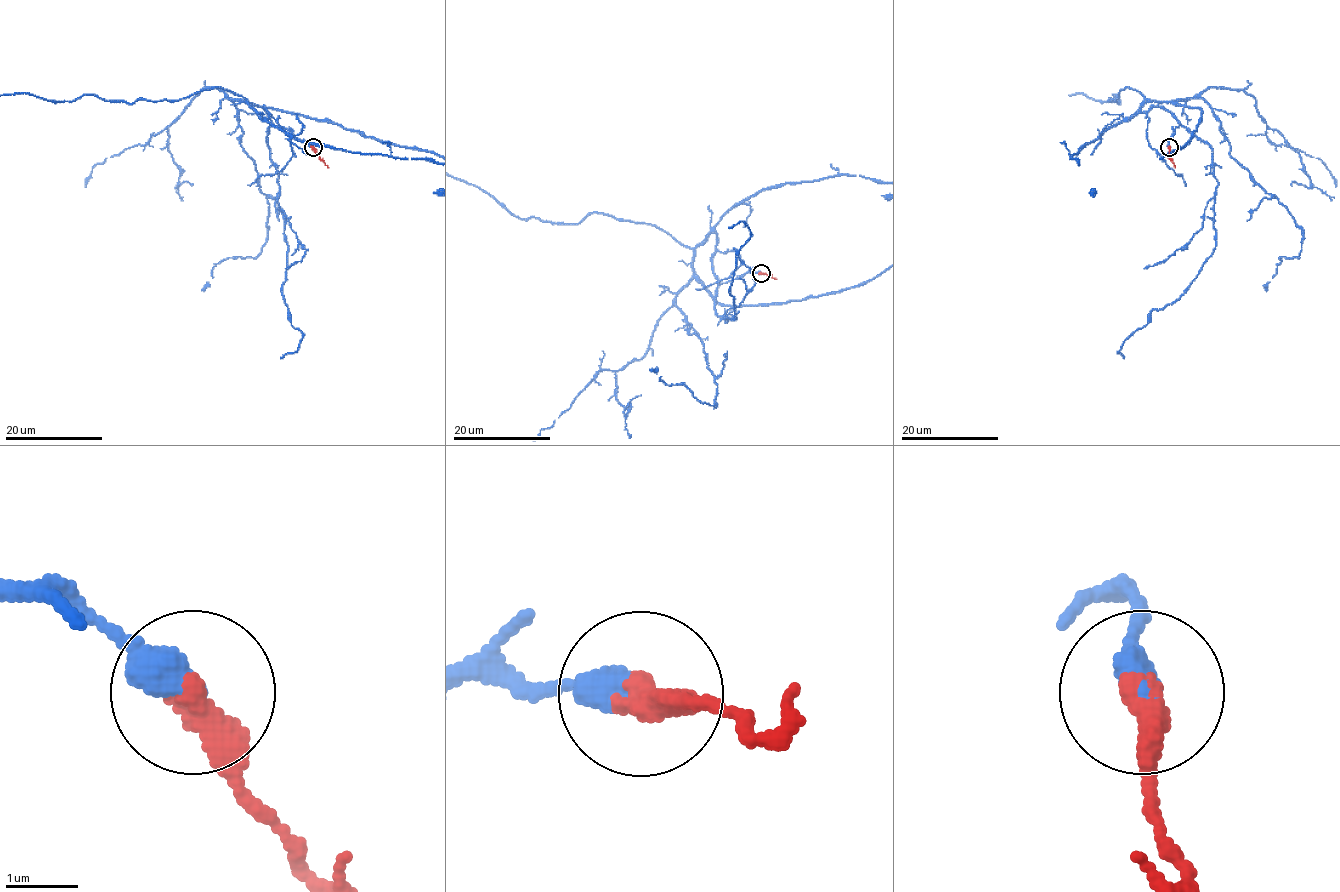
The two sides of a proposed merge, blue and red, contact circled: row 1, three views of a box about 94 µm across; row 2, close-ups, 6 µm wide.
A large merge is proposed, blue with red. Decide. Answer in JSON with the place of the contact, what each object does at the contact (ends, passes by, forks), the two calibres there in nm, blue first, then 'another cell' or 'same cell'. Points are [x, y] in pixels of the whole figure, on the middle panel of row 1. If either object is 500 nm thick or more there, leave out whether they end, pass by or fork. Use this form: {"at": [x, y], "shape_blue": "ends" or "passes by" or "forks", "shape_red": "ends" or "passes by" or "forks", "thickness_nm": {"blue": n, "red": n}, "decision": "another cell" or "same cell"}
{"at": [761, 273], "shape_blue": "ends", "shape_red": "ends", "thickness_nm": {"blue": 480, "red": 460}, "decision": "same cell"}

